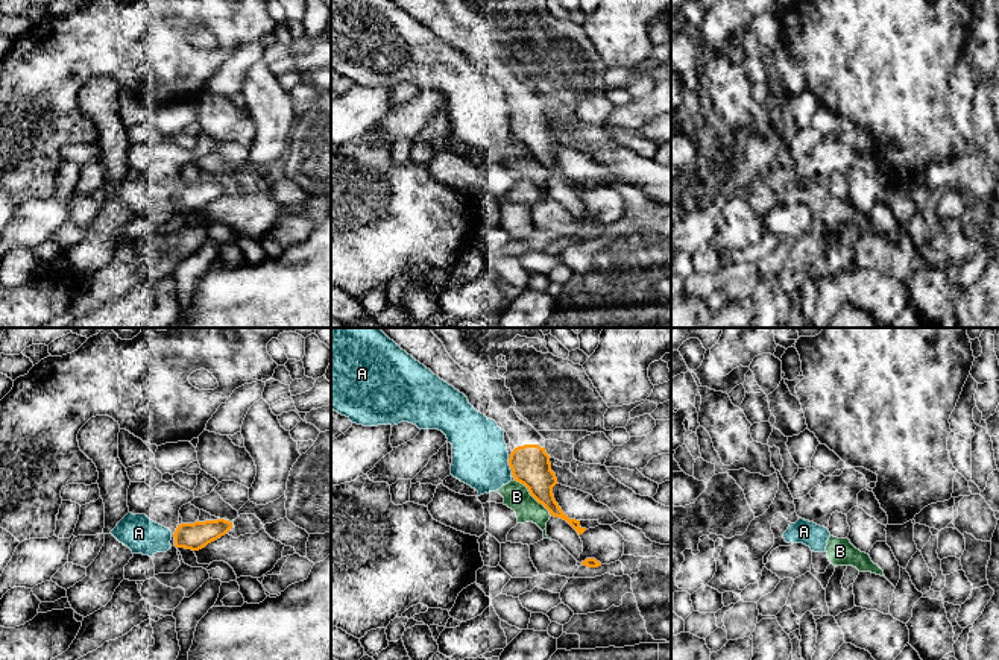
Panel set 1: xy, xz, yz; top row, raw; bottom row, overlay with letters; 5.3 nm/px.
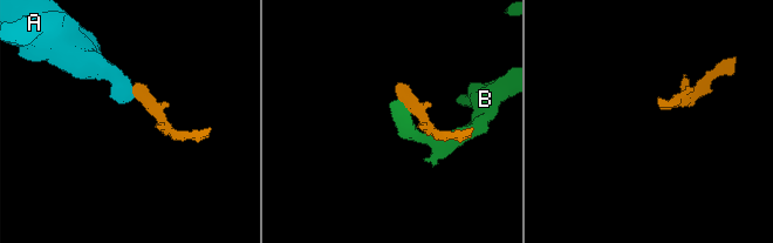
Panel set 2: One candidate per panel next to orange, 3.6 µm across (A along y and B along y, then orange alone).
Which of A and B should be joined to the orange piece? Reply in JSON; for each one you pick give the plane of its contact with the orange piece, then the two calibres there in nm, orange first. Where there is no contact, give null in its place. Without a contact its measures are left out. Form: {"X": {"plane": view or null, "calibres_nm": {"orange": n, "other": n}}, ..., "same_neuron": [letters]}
{"same_neuron": []}

